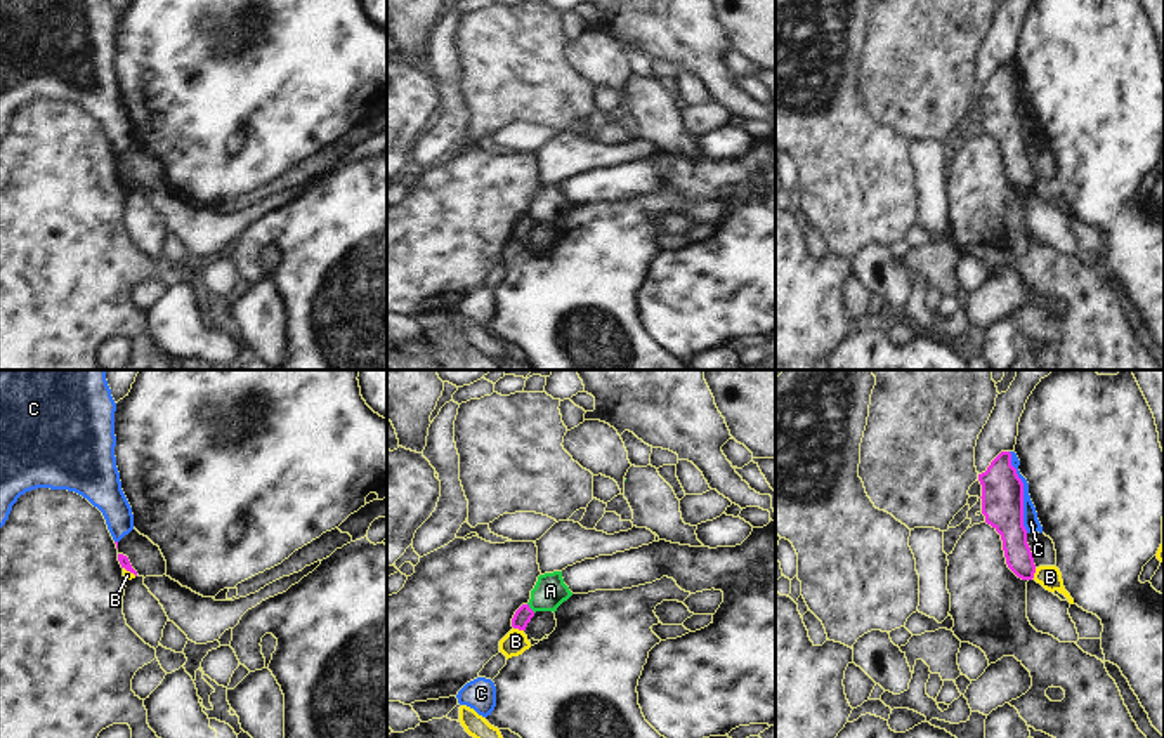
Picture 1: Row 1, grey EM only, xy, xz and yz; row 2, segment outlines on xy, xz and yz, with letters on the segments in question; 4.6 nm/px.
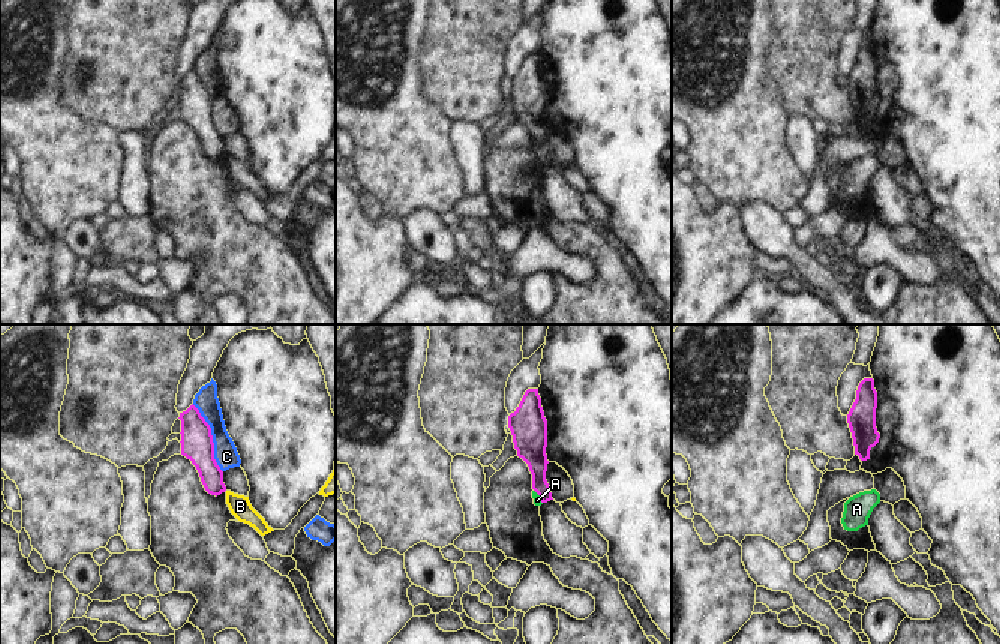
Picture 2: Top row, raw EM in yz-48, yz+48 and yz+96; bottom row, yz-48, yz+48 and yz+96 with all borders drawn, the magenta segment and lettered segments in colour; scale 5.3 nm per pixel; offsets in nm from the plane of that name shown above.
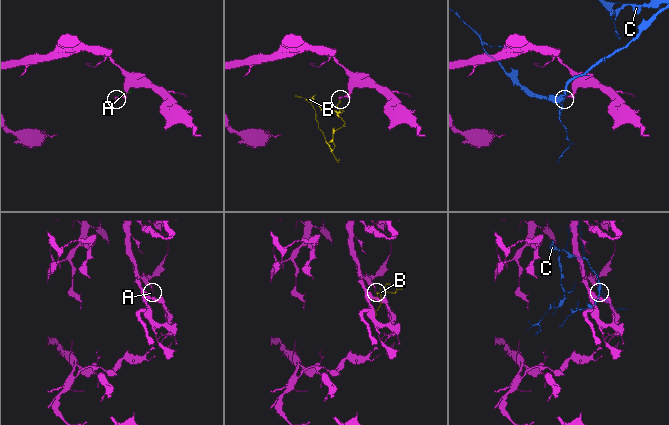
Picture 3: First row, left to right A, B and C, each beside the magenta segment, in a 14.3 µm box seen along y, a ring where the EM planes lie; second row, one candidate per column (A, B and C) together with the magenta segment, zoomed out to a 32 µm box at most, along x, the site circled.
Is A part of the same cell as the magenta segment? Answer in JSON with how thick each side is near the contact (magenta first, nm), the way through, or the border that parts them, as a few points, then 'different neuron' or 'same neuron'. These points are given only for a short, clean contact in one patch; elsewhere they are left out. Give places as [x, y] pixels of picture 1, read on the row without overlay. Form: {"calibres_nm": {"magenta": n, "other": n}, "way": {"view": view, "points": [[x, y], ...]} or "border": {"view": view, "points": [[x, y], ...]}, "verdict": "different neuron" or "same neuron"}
{"calibres_nm": {"magenta": 80, "other": 150}, "border": {"view": "xz", "points": [[528, 214], [535, 223]]}, "verdict": "different neuron"}

